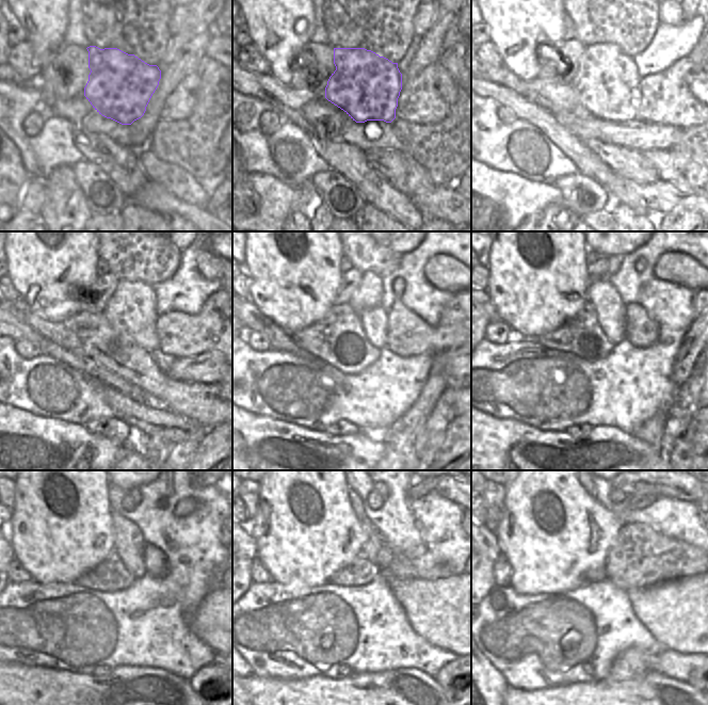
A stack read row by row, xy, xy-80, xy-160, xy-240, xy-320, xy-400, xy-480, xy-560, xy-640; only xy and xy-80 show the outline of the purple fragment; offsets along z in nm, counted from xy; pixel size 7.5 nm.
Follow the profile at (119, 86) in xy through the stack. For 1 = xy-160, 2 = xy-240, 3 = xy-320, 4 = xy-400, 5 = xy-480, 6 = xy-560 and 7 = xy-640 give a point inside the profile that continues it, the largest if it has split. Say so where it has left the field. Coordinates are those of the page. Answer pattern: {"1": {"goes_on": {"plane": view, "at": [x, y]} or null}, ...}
{"1": {"goes_on": {"plane": "xy-160", "at": [607, 81]}}, "2": {"goes_on": {"plane": "xy-240", "at": [132, 309]}}, "3": {"goes_on": {"plane": "xy-320", "at": [368, 294]}}, "4": {"goes_on": {"plane": "xy-400", "at": [614, 261]}}, "5": {"goes_on": {"plane": "xy-480", "at": [134, 493]}}, "6": {"goes_on": {"plane": "xy-560", "at": [383, 492]}}, "7": {"goes_on": {"plane": "xy-640", "at": [688, 492]}}}

